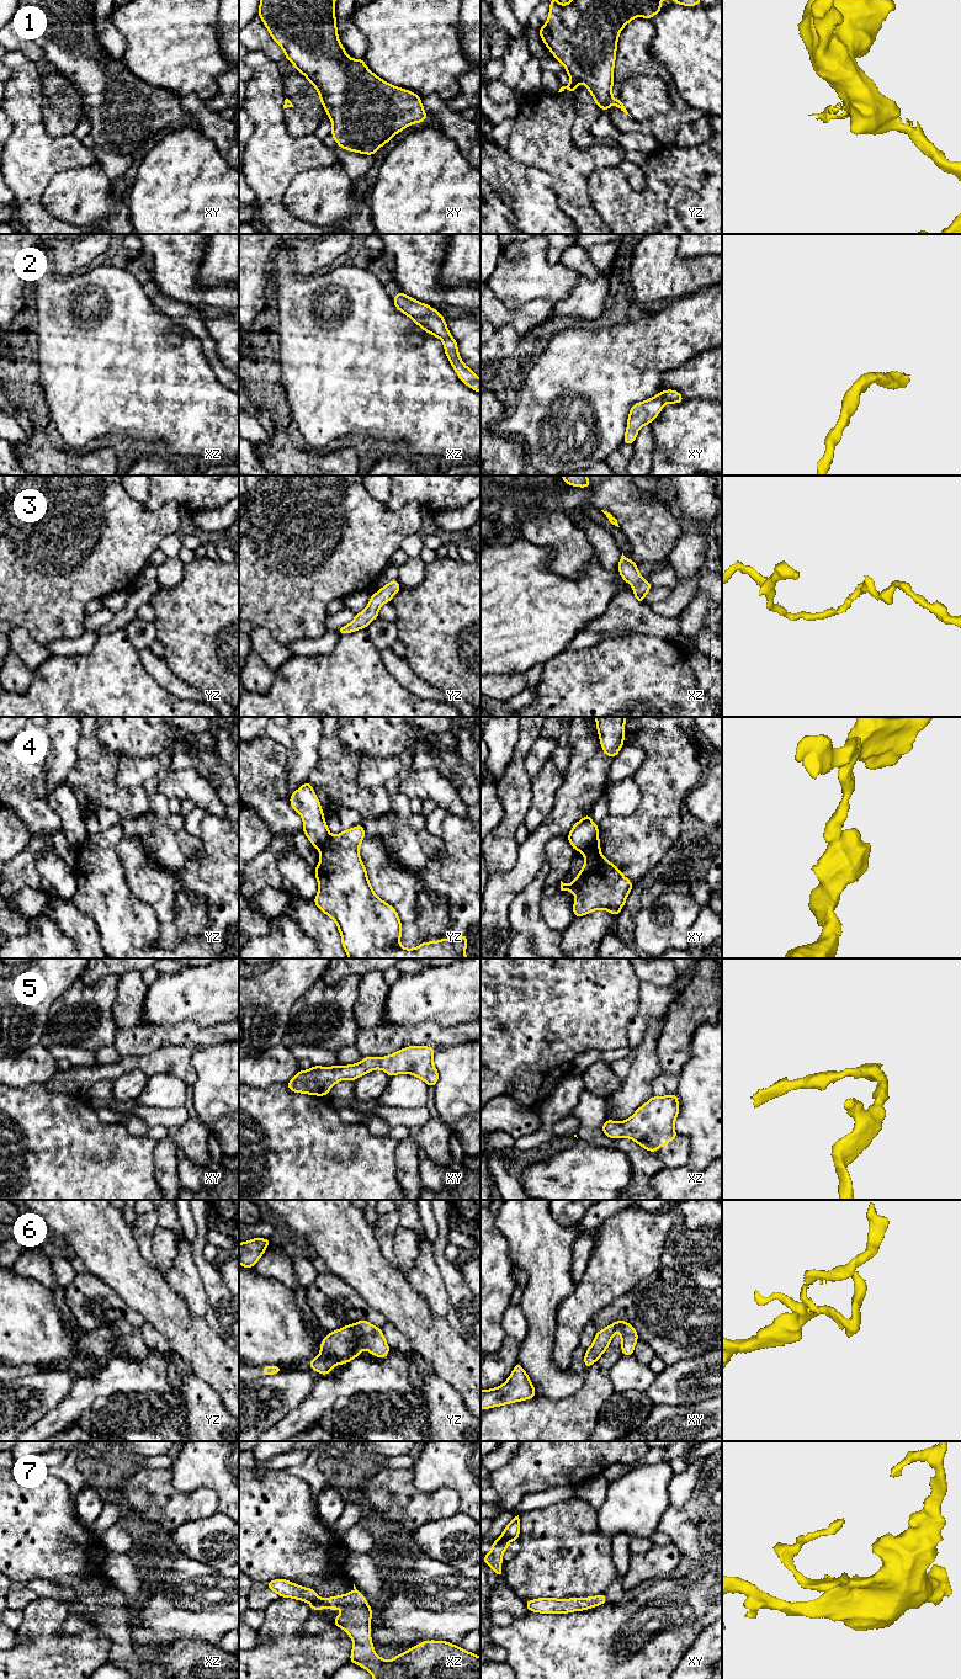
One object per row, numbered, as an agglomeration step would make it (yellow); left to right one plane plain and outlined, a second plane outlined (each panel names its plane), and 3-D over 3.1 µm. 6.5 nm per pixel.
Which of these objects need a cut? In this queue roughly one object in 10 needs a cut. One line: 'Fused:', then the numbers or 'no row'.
Fused: 1, 4

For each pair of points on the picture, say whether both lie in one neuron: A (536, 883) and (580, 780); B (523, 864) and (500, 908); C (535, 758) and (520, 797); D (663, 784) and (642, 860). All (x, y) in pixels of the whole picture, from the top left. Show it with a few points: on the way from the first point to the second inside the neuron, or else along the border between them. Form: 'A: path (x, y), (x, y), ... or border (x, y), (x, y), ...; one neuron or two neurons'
A: border (546, 862), (526, 886); two neurons
B: path (519, 875), (500, 893), (500, 897); one neuron
C: border (532, 745), (525, 759), (525, 770), (530, 776); two neurons
D: path (662, 802), (652, 835), (646, 841); one neuron

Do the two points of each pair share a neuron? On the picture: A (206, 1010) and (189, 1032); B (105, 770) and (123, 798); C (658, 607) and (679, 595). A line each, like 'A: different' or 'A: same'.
A: different
B: same
C: same

